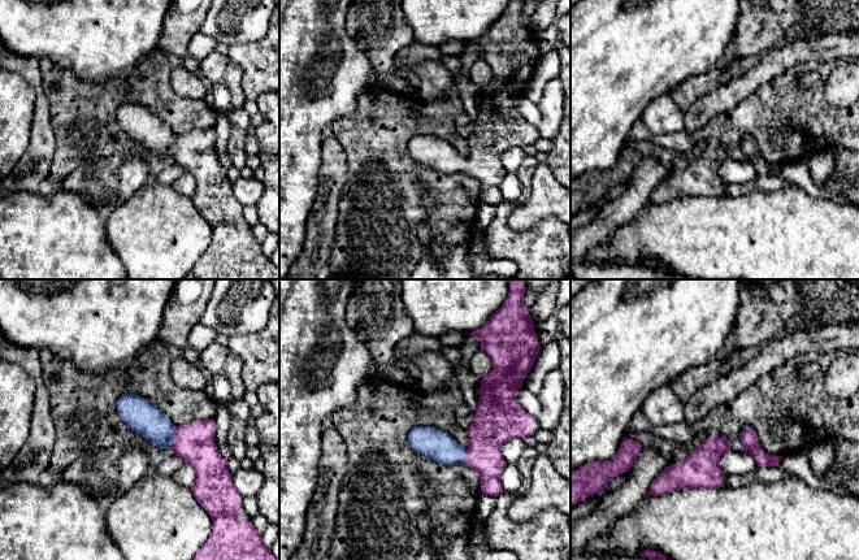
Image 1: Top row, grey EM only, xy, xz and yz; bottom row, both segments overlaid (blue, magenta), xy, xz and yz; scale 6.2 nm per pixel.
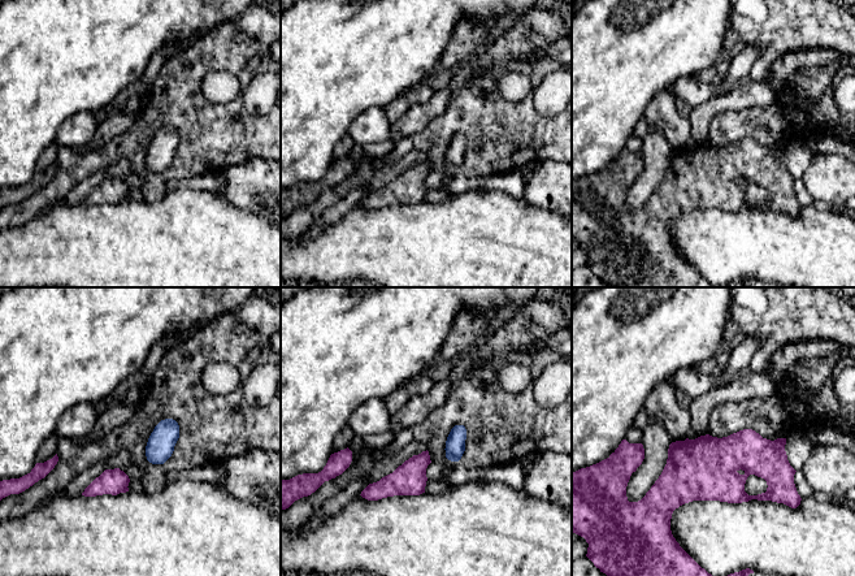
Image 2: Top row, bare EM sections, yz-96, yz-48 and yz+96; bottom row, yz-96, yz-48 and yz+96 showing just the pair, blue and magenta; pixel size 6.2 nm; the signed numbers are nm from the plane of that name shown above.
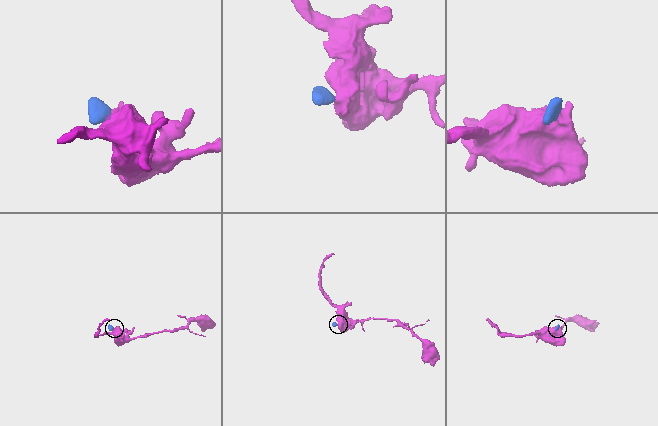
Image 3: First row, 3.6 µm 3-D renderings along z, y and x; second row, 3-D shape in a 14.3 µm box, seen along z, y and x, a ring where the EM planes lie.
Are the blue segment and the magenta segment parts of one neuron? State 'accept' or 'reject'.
accept

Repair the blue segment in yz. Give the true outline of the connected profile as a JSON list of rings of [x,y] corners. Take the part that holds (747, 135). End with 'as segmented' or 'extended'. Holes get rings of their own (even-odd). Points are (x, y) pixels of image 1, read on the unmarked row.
[[[750,134],[745,135],[739,142],[739,148],[742,159],[755,166],[758,175],[778,175],[782,165],[773,165],[764,161],[759,153],[755,139]]] | extended

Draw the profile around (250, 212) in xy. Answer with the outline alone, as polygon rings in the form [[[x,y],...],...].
[[[244,205],[243,217],[251,227],[253,227],[257,222],[260,222],[257,205]]]

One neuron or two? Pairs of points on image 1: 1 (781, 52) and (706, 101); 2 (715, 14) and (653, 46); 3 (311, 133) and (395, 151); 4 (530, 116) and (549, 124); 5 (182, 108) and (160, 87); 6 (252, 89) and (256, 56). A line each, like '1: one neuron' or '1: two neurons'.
1: one neuron
2: one neuron
3: two neurons
4: two neurons
5: one neuron
6: one neuron

